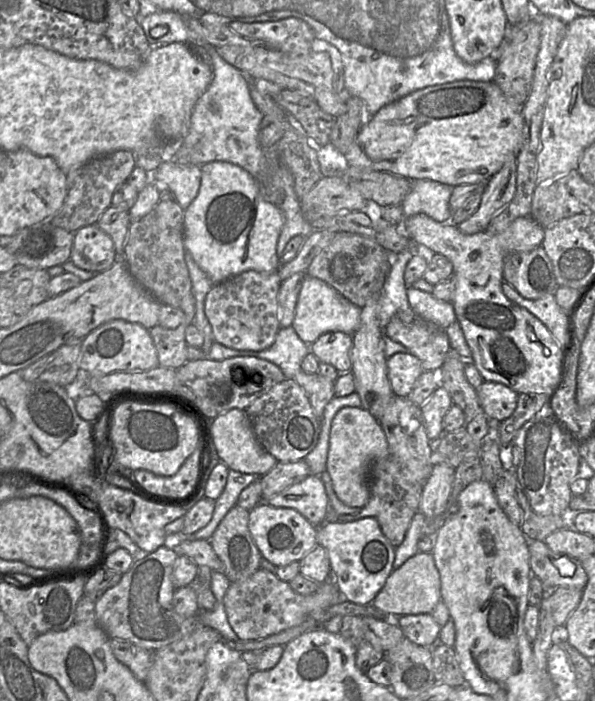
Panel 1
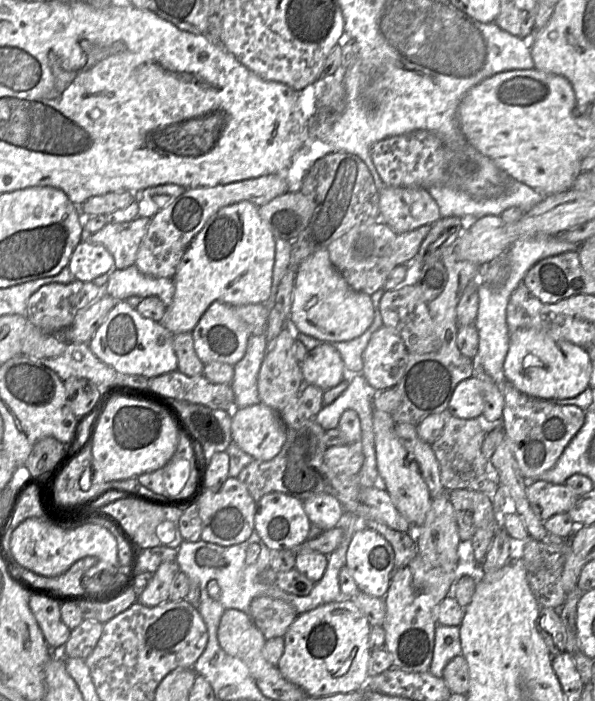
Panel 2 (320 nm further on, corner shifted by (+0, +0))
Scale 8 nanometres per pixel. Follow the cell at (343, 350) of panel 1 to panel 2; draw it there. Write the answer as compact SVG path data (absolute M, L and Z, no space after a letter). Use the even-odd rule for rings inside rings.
M323 342L307 352L300 363L303 379L323 391L337 386L345 378L345 364L334 344Z

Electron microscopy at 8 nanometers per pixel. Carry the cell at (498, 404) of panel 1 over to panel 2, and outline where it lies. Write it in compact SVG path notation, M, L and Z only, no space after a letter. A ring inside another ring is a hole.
M472 376L458 383L447 410L454 417L474 419L483 414L484 405L484 383Z

